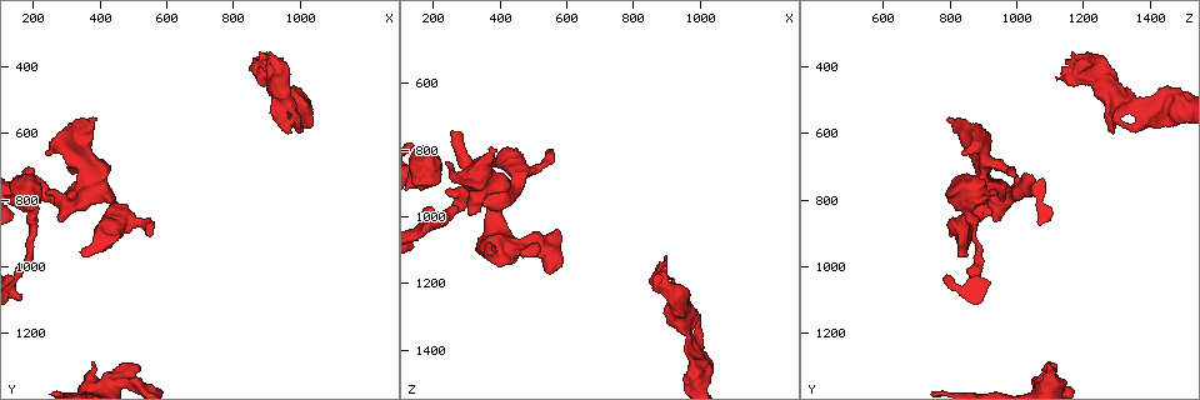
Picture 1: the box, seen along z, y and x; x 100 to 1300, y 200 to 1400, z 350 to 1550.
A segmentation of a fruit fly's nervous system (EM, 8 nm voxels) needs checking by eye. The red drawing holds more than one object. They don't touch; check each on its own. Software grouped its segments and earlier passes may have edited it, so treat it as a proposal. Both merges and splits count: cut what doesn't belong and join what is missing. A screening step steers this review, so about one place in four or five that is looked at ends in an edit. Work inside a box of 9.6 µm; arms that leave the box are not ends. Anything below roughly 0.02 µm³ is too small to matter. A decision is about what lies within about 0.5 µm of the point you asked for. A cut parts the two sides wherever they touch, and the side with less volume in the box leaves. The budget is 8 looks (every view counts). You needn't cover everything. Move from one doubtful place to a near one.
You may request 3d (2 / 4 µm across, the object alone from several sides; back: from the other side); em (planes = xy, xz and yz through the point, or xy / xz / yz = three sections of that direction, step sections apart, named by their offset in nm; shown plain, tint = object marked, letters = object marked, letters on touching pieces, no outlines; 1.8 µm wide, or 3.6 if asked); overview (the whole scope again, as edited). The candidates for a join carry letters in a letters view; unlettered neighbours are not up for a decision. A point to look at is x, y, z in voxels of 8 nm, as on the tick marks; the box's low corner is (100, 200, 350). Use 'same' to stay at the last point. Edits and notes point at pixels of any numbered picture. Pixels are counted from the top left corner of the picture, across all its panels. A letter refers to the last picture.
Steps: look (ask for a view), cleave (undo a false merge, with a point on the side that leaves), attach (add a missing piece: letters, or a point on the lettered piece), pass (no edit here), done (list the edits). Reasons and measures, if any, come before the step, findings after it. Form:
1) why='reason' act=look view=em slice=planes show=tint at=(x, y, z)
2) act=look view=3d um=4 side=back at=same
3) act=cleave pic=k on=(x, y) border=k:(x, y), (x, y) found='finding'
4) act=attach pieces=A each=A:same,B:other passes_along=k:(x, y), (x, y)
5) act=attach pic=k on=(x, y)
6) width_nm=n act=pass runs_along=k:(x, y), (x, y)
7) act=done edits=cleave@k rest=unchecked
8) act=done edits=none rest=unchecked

why='free end' act=look view=em slice=planes show=letters at=(310, 710, 1000)

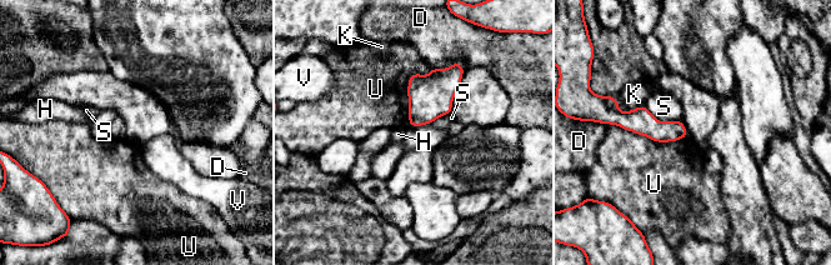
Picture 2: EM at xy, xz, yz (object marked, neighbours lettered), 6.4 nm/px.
longest_contact=U:500nm act=pass each=D:other,H:other,K:other,S:other,U:other,V:other border=2:(610, 124), (655, 141), (687, 136) found='none of them fits'

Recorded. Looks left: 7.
why='arms part here' act=look view=em um=3.6 slice=planes show=plain at=(200, 820, 850)

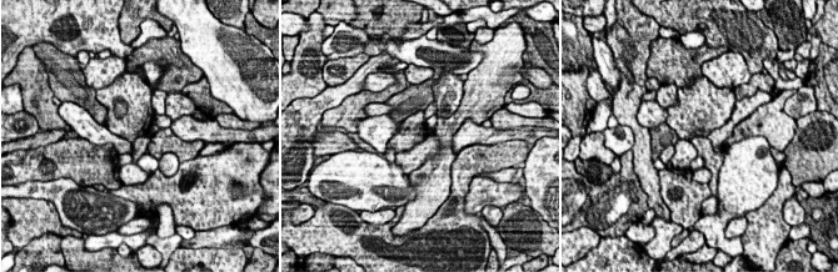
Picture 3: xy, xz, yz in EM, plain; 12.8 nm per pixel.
act=look view=em um=3.6 slice=planes show=letters at=same

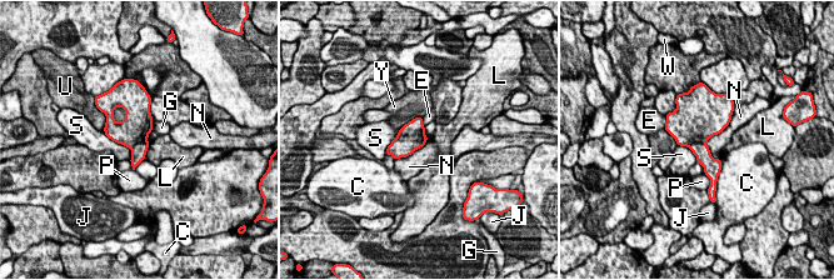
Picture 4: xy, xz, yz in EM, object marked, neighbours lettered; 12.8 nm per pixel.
longest_contact=N:650nm act=cleave pic=4 on=(692, 125) each=C:other,E:other,G:other,J:other,L:other,N:other,P:other,S:other,U:other,W:other,Y:other border=4:(705, 143), (693, 143), (689, 146) found='two cells meet here'

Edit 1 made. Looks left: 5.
why='see it whole again' act=look view=overview

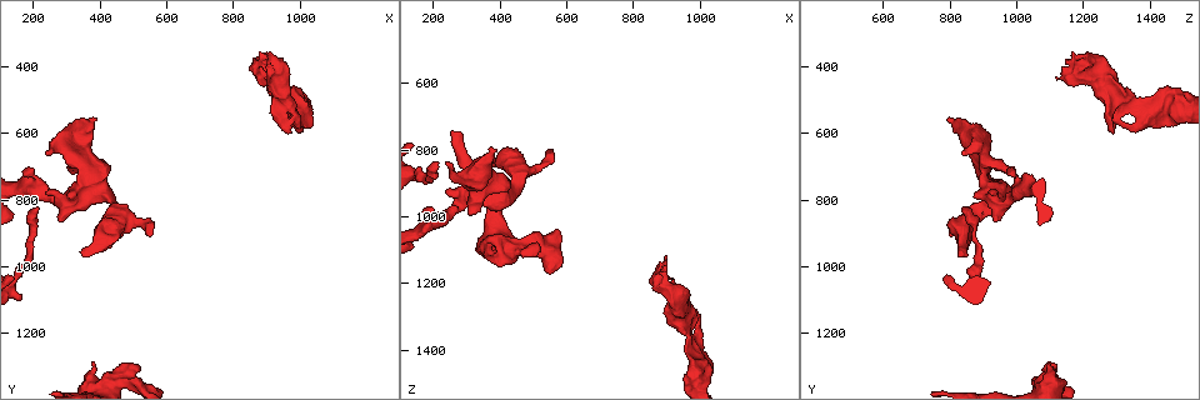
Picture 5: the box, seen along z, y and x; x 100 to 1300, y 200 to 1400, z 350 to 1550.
act=look view=em um=3.6 slice=xz step=16 show=tint at=(370, 1280, 1100)

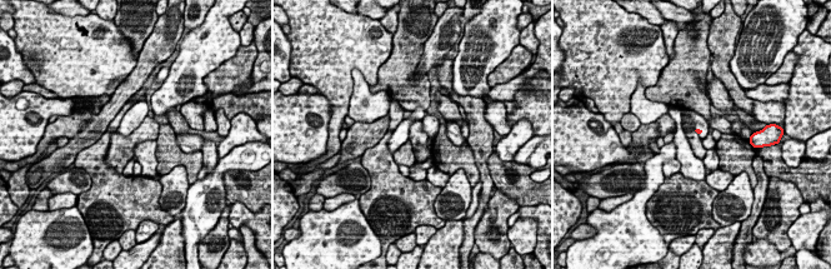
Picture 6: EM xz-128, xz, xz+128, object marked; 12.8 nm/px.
why='cut it another way' act=look view=em um=3.6 slice=planes show=letters at=same

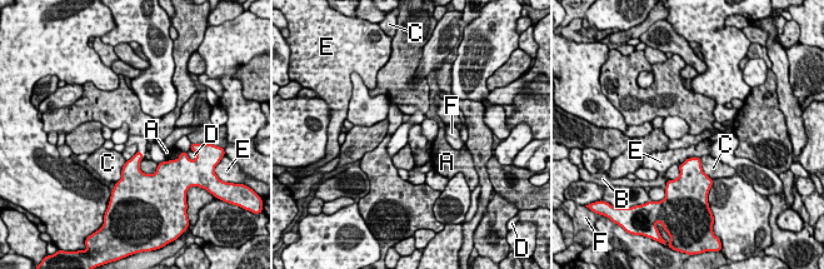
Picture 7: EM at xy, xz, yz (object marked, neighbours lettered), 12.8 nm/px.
act=pass each=A:other,B:other,C:other,D:other,E:other,F:other border=7:(699, 157), (689, 157), (680, 164) found='no lettered piece goes on from it'

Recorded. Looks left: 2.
act=done edits=cleave@4 rest=unchecked

